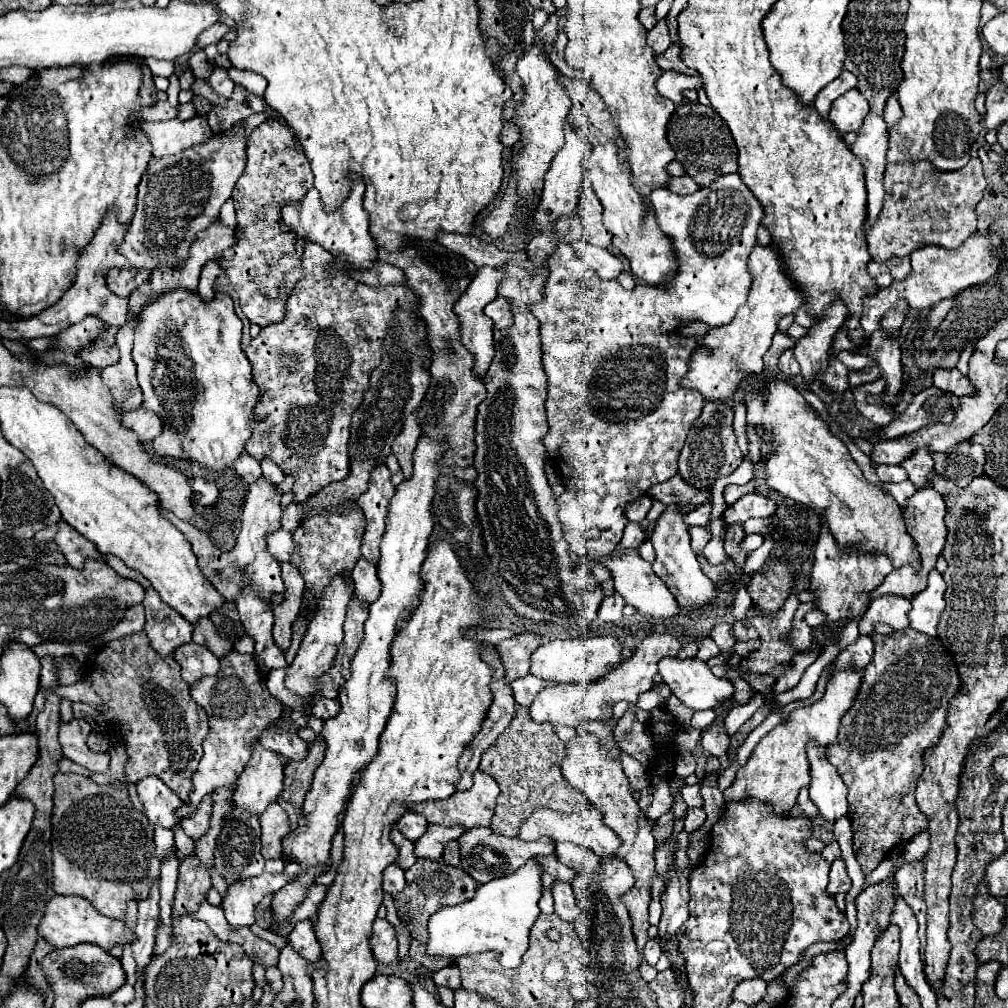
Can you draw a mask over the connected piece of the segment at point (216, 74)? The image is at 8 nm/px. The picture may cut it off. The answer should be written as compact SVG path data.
M214 69L208 79L208 85L212 87L214 93L218 93L224 99L230 99L230 95L234 91L234 83L228 79L228 71L224 71L224 69Z

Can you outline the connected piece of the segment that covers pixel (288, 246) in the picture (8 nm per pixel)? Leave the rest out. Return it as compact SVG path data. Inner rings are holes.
M277 119L254 129L248 145L248 163L234 187L234 205L238 215L238 241L222 253L222 269L228 275L240 299L242 313L256 325L266 327L284 319L286 299L302 281L302 247L292 233L280 229L280 211L286 201L296 203L312 187L310 163L296 147L292 131Z

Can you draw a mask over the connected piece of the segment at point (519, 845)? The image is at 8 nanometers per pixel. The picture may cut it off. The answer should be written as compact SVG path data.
M474 827L466 831L460 839L460 855L462 855L462 869L476 881L476 883L486 883L502 875L514 873L518 867L522 867L530 857L534 855L552 855L554 853L554 841L548 837L542 837L538 841L522 841L518 837L504 837L494 833L490 827Z

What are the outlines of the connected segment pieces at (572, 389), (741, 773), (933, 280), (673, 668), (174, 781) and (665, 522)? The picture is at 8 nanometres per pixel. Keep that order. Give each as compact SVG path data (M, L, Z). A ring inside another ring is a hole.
M738 173L732 175L724 175L718 177L712 185L702 187L698 193L692 195L674 195L668 189L656 189L650 195L650 203L654 205L654 213L656 213L656 221L658 227L664 231L664 235L668 235L672 239L674 245L674 253L678 257L678 273L670 279L670 283L666 285L644 285L636 287L632 291L626 291L616 279L614 281L600 281L600 277L590 269L590 266L580 256L579 262L576 263L576 251L570 245L558 245L556 251L548 257L548 265L550 265L550 275L546 279L546 289L544 289L544 299L538 305L532 305L532 313L538 317L538 321L542 323L540 333L542 333L542 361L544 361L544 373L548 379L548 399L546 399L546 413L548 413L548 433L542 437L542 443L546 447L546 453L550 457L554 457L560 465L560 475L562 475L562 485L566 487L566 493L562 493L556 503L558 503L558 519L562 523L564 529L564 539L568 541L570 549L588 565L594 565L596 559L612 553L616 549L616 545L622 539L624 527L628 523L626 515L624 515L624 505L646 495L648 489L656 483L664 483L670 477L676 475L676 461L678 461L678 453L686 441L688 429L690 425L700 417L704 401L700 393L688 391L680 387L682 377L688 371L688 359L690 353L696 349L696 341L694 339L686 339L678 333L680 325L686 325L690 321L700 321L706 323L710 329L714 327L722 327L728 325L734 317L738 307L742 305L742 301L746 299L746 293L750 289L750 273L748 273L748 255L752 251L752 247L756 245L756 229L760 227L760 219L762 219L762 207L758 203L758 199L750 193L750 189L742 183ZM580 279L586 279L586 293L580 287Z
M858 669L834 671L826 685L826 693L820 701L802 709L794 709L788 717L788 723L776 725L768 735L764 735L756 745L756 749L752 751L746 765L738 769L734 783L728 789L724 789L726 803L758 799L764 805L772 805L774 815L778 817L788 815L790 809L796 805L798 791L810 785L810 765L806 757L808 741L816 739L820 745L830 745L838 741L842 713L850 709L854 701L854 693L858 693L860 679L862 673Z
M974 233L968 237L958 249L942 249L938 245L928 245L926 249L916 249L910 259L912 259L912 273L902 279L902 281L892 281L890 287L880 289L876 295L868 297L864 301L864 311L862 311L862 329L866 333L866 339L874 331L878 331L878 321L882 319L882 313L886 313L890 307L896 305L896 301L906 299L910 305L910 311L922 311L928 309L942 299L948 299L960 291L964 291L970 285L984 283L986 279L994 277L1000 267L998 259L998 249L1002 247L1002 237L996 233Z
M666 657L658 663L662 679L668 683L670 691L692 711L702 709L714 709L718 703L728 701L734 695L734 687L728 679L716 677L710 667L700 659L678 659L678 657Z
M142 631L106 643L98 651L88 677L90 685L104 699L106 711L102 711L102 715L106 721L120 723L112 725L112 735L122 737L128 751L128 781L136 783L146 775L156 775L186 801L192 789L194 769L202 757L202 741L208 733L208 715L190 697L190 685L182 681L174 657L162 661ZM120 727L126 727L128 733Z
M674 505L666 507L666 511L658 517L658 523L656 523L656 529L652 531L650 541L656 549L656 561L652 569L668 585L670 593L676 597L680 607L706 609L716 601L716 585L700 569L700 563L690 547L690 535L688 535L688 527L684 525L684 517Z

